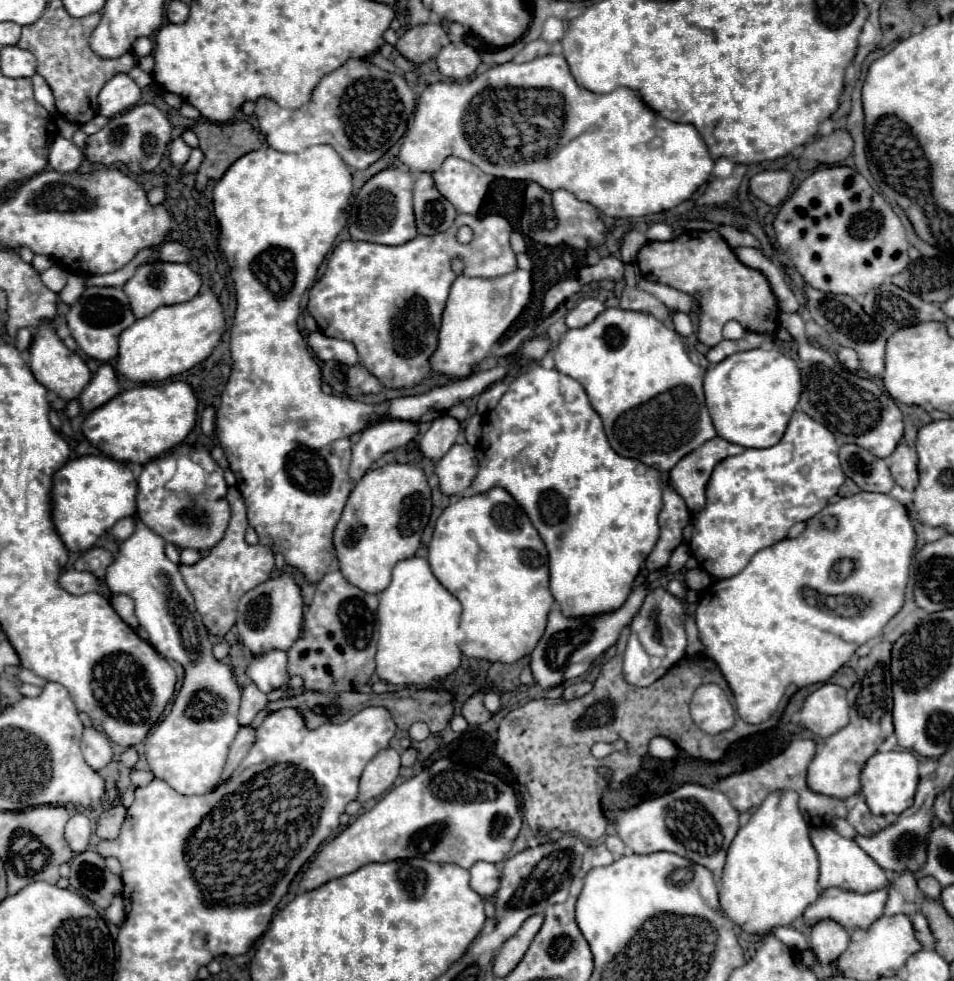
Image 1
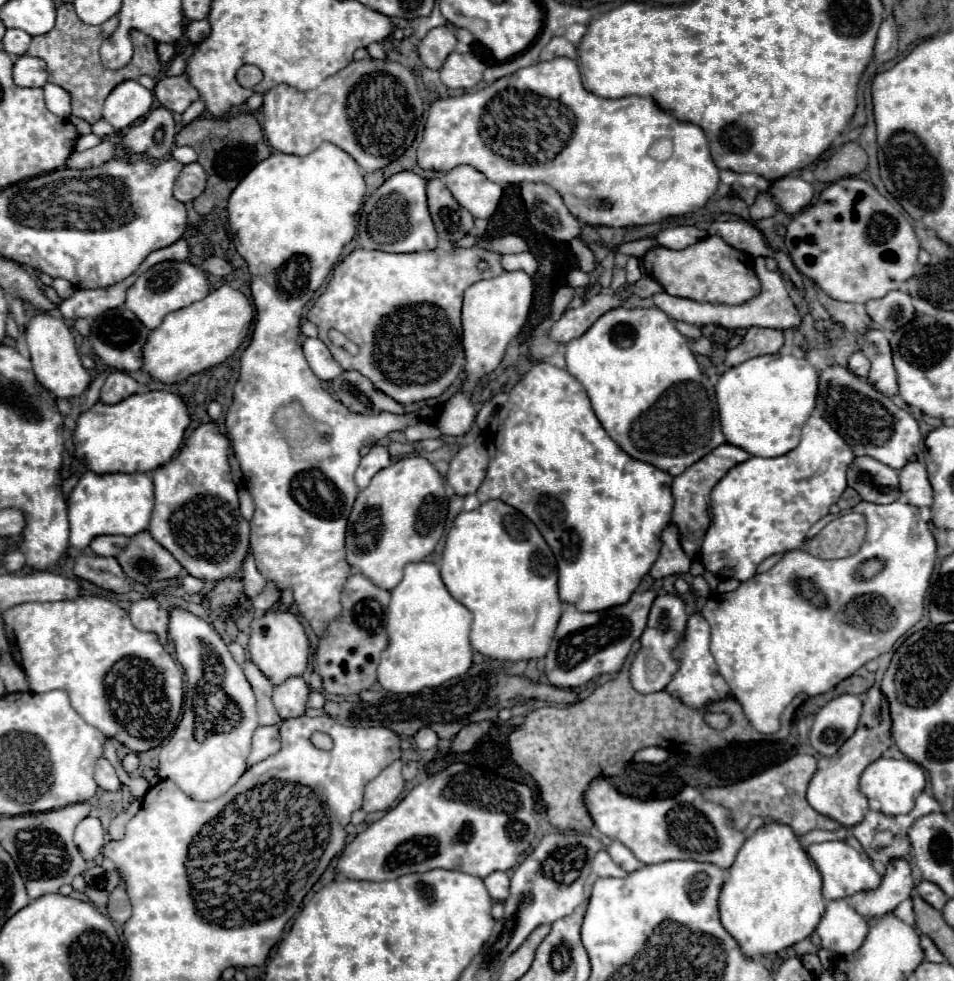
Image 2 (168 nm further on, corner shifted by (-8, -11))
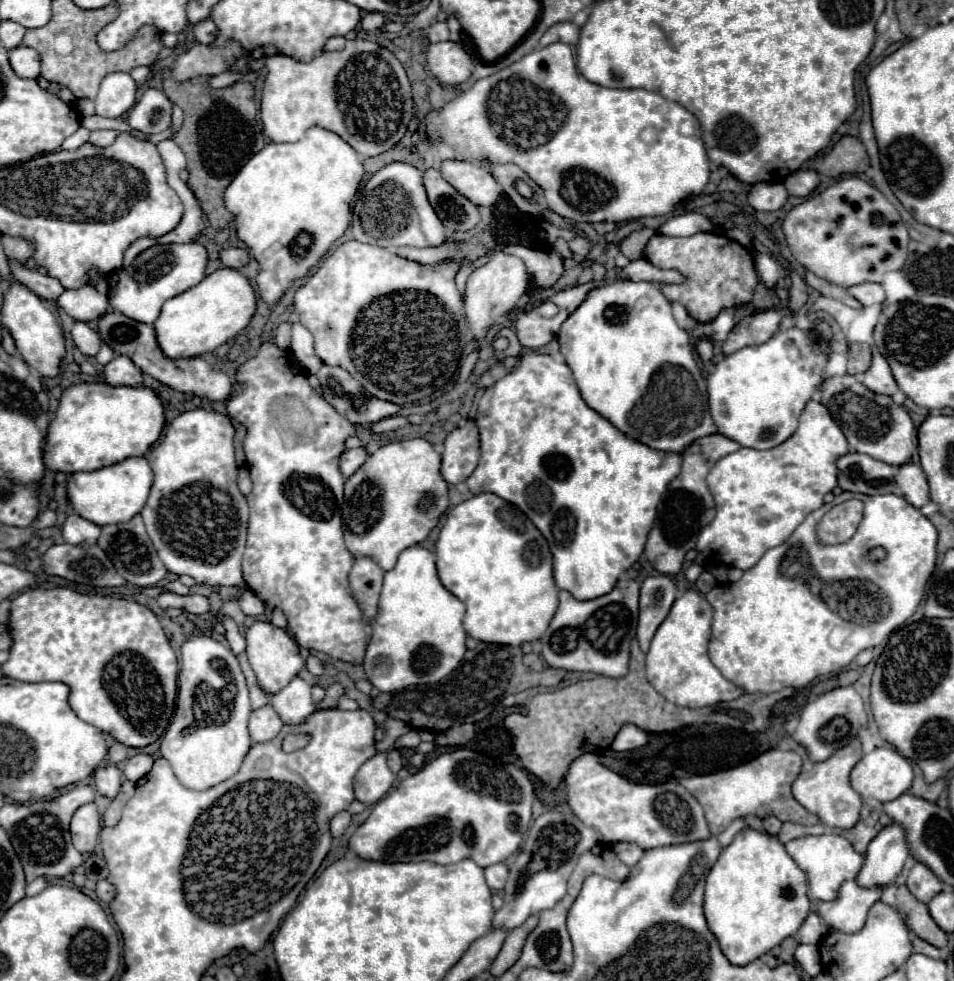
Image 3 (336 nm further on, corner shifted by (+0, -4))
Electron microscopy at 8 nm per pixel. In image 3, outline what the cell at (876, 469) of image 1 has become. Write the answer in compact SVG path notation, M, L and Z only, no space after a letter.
M847 453L837 461L837 479L843 491L865 493L865 495L881 495L881 493L897 493L897 485L893 481L895 469L883 461L877 461L869 455Z

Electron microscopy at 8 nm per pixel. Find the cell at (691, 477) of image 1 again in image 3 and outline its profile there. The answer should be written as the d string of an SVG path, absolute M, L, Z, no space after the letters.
M715 433L715 435L701 437L699 441L693 441L683 451L681 473L669 483L663 503L657 507L657 519L655 519L655 525L653 525L647 545L645 545L645 555L659 573L675 575L681 569L685 553L695 547L699 531L707 523L711 523L711 519L715 517L715 503L707 489L705 477L721 457L737 451L739 447L741 447L739 443Z

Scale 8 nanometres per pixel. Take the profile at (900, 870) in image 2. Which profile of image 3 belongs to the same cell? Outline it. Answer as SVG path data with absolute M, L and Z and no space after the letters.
M893 823L881 829L881 833L867 847L865 865L857 875L857 885L865 889L871 887L885 889L889 885L895 885L907 857L909 847L905 841L903 827Z

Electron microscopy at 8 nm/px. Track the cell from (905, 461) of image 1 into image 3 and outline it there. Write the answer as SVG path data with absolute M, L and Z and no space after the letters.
M903 463L897 469L895 483L901 489L901 495L913 505L913 507L923 507L929 501L929 485L925 479L925 473L919 465L915 463Z

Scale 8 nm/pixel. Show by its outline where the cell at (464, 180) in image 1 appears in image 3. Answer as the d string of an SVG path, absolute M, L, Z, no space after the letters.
M443 161L441 165L443 179L453 185L463 197L473 205L493 205L501 193L499 183L489 173L489 169L471 161Z

